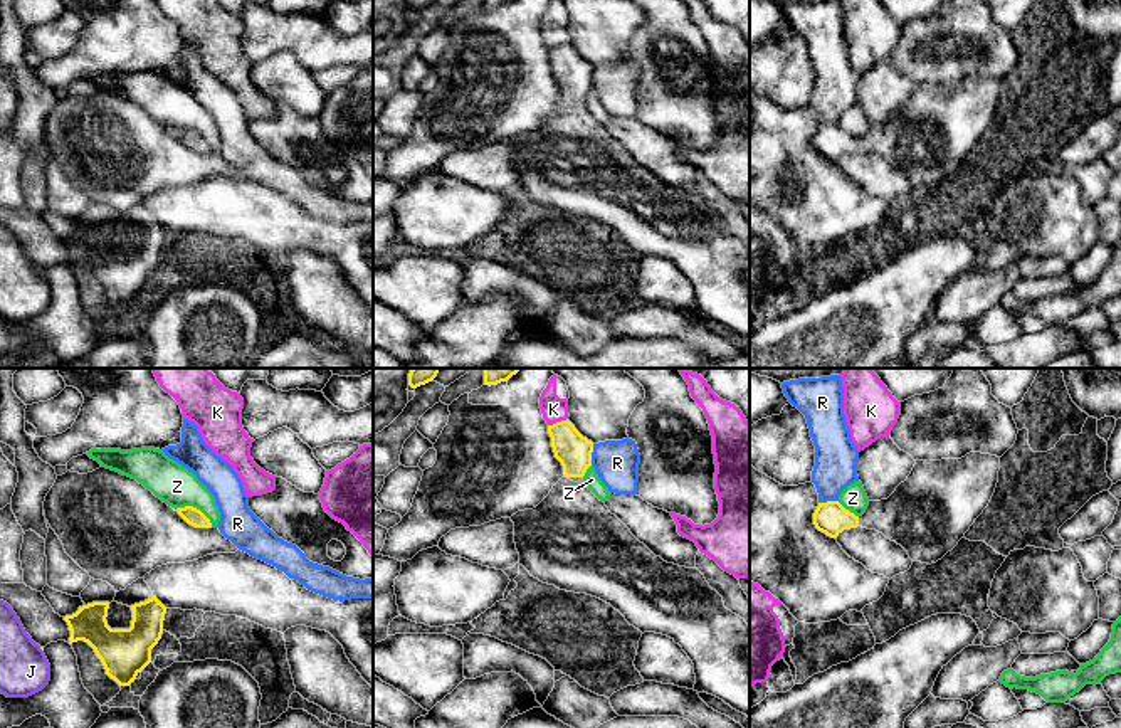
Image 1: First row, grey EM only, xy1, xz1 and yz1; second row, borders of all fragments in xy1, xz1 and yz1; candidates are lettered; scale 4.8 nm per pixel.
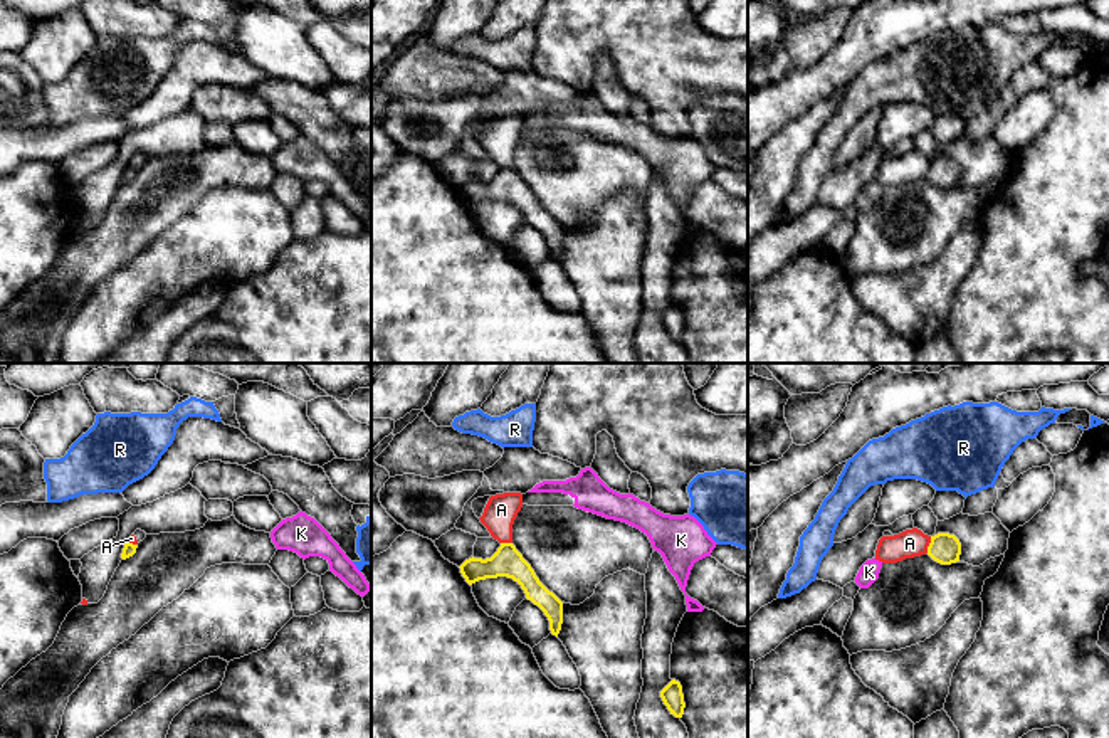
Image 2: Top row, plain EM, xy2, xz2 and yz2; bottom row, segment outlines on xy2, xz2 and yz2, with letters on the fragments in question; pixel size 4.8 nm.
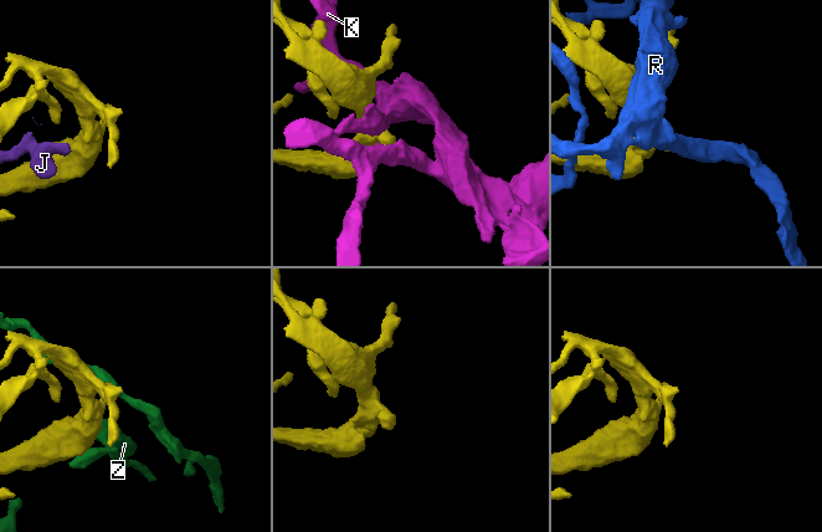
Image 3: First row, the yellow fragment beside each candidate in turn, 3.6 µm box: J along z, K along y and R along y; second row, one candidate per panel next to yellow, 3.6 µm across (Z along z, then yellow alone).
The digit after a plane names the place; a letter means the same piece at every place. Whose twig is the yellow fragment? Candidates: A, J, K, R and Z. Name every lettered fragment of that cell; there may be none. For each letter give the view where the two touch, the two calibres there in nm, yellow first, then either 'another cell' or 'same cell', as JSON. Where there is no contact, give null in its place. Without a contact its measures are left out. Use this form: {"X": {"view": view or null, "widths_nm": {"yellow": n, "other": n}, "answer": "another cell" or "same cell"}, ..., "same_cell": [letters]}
{"A": {"view": "yz2", "widths_nm": {"yellow": 150, "other": 140}, "answer": "another cell"}, "J": {"view": null, "answer": "another cell"}, "K": {"view": "xz1", "widths_nm": {"yellow": 170, "other": 120}, "answer": "another cell"}, "R": {"view": "xz1", "widths_nm": {"yellow": 170, "other": 200}, "answer": "another cell"}, "Z": {"view": "xy1", "widths_nm": {"yellow": 90, "other": 200}, "answer": "another cell"}, "same_cell": []}

